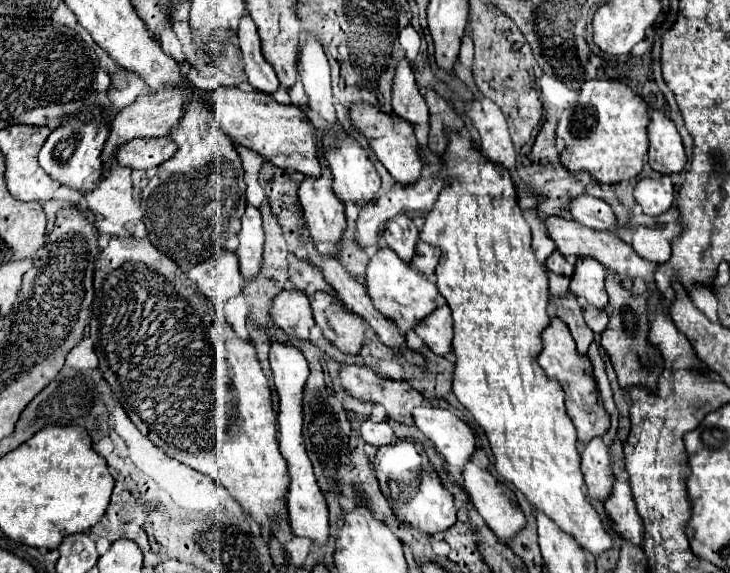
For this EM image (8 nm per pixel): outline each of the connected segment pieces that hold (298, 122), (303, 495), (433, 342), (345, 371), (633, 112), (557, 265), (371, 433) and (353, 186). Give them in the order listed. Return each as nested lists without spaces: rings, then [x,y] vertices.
[[[233,86],[219,88],[215,92],[195,88],[195,94],[215,108],[215,112],[219,114],[221,128],[231,140],[237,140],[241,146],[259,152],[265,160],[269,160],[279,168],[293,168],[303,176],[321,174],[319,146],[323,132],[315,132],[311,122],[307,122],[303,112],[299,112],[299,108],[295,108],[293,104],[279,104],[269,94],[255,90],[247,92]]]
[[[279,342],[271,344],[269,352],[269,362],[273,370],[273,382],[275,390],[279,394],[279,452],[287,462],[289,468],[289,488],[285,492],[285,504],[287,504],[287,514],[289,514],[289,524],[297,536],[313,540],[317,546],[325,546],[329,542],[329,520],[327,520],[327,504],[325,496],[319,490],[319,484],[313,474],[311,460],[305,450],[303,442],[303,388],[309,378],[309,366],[307,360],[301,356],[297,348],[283,346]]]
[[[447,304],[439,306],[431,316],[421,320],[415,326],[415,334],[435,352],[435,354],[451,354],[451,338],[453,338],[453,328],[451,328],[451,310]]]
[[[341,364],[339,376],[347,394],[361,402],[381,404],[391,420],[403,424],[411,422],[411,408],[423,402],[421,392],[407,382],[385,380],[361,364]]]
[[[589,80],[581,86],[575,108],[567,108],[557,124],[555,144],[561,164],[573,174],[589,174],[599,184],[617,184],[641,174],[647,158],[647,104],[627,84]]]
[[[557,250],[547,258],[545,266],[547,266],[549,272],[555,272],[555,274],[563,274],[563,276],[571,276],[573,274],[573,264],[569,264],[565,260],[565,256],[561,252],[557,252]]]
[[[371,420],[361,424],[361,436],[363,436],[363,440],[367,444],[373,444],[373,446],[387,446],[387,444],[391,444],[395,440],[393,430],[391,430],[391,426],[387,422],[375,424]]]
[[[329,130],[331,136],[325,136],[325,158],[329,162],[329,168],[333,172],[333,190],[341,198],[341,202],[359,202],[361,206],[375,200],[377,190],[381,188],[381,178],[371,164],[365,148],[351,136],[337,136],[335,130]]]

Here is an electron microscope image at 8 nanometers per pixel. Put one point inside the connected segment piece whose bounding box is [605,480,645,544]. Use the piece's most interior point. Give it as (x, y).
(620, 506)

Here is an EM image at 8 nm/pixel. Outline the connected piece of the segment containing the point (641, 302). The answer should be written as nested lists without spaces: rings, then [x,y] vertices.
[[[607,276],[607,294],[609,294],[609,324],[601,334],[601,346],[611,358],[619,386],[629,390],[631,386],[657,388],[657,380],[663,372],[661,352],[647,340],[649,336],[649,316],[647,316],[647,298],[633,298],[631,292],[621,288],[619,276]]]

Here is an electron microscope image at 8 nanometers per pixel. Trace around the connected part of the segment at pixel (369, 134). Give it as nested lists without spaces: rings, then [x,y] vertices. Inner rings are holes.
[[[353,104],[351,106],[351,122],[355,128],[367,138],[369,146],[373,148],[379,162],[387,168],[387,172],[403,186],[411,186],[417,182],[423,170],[423,158],[421,158],[421,146],[415,138],[413,124],[407,124],[407,120],[399,120],[397,116],[389,116],[385,112],[379,112],[373,104]]]

